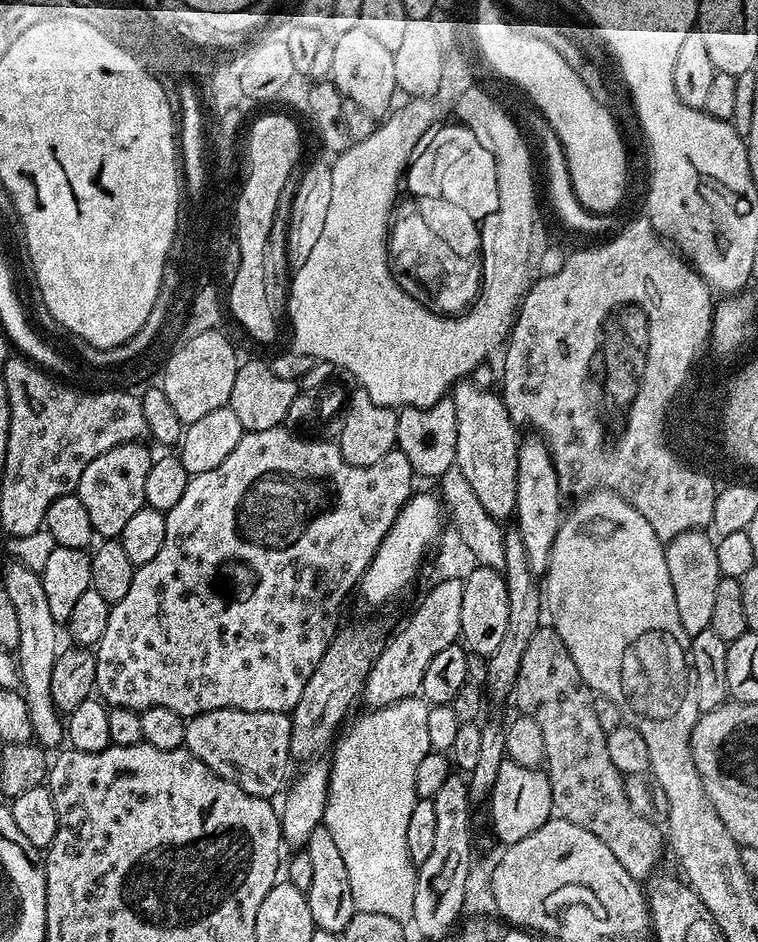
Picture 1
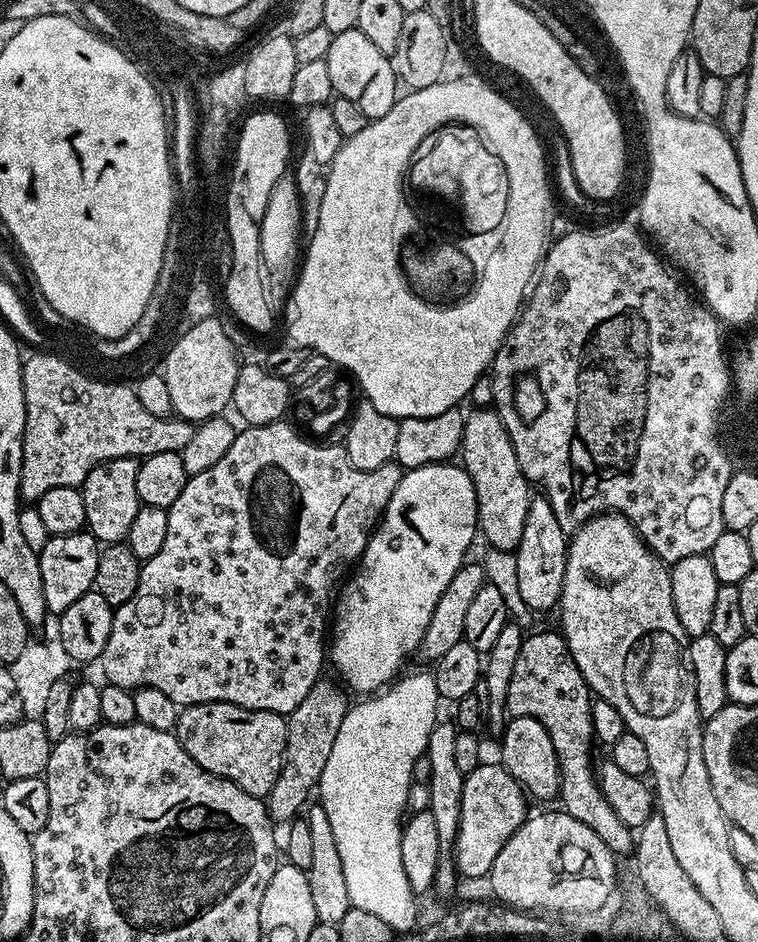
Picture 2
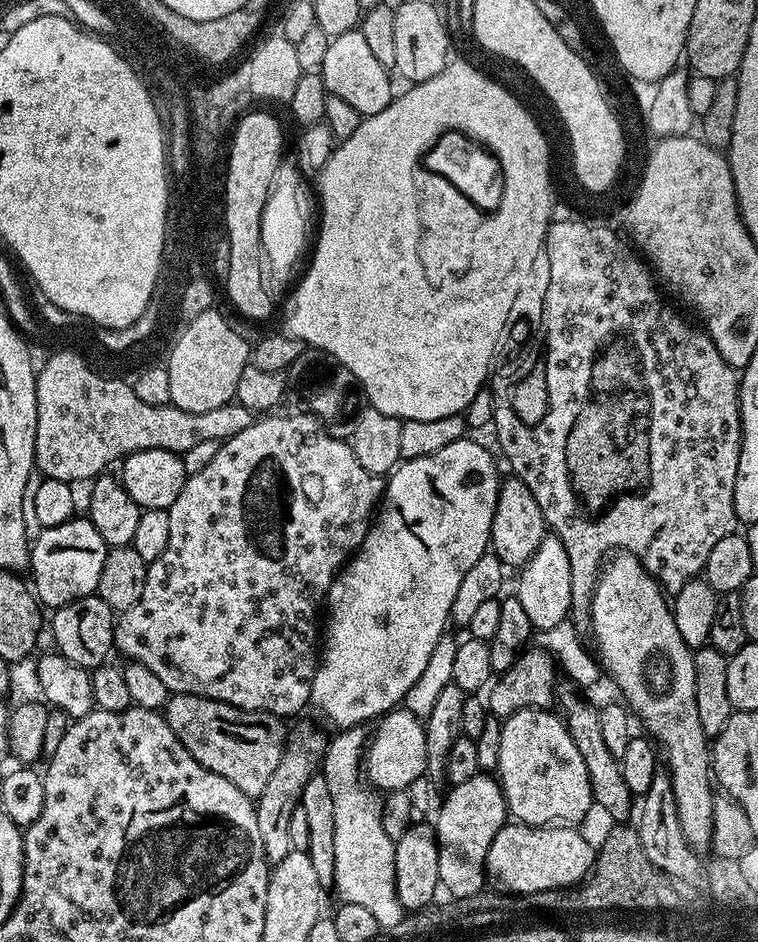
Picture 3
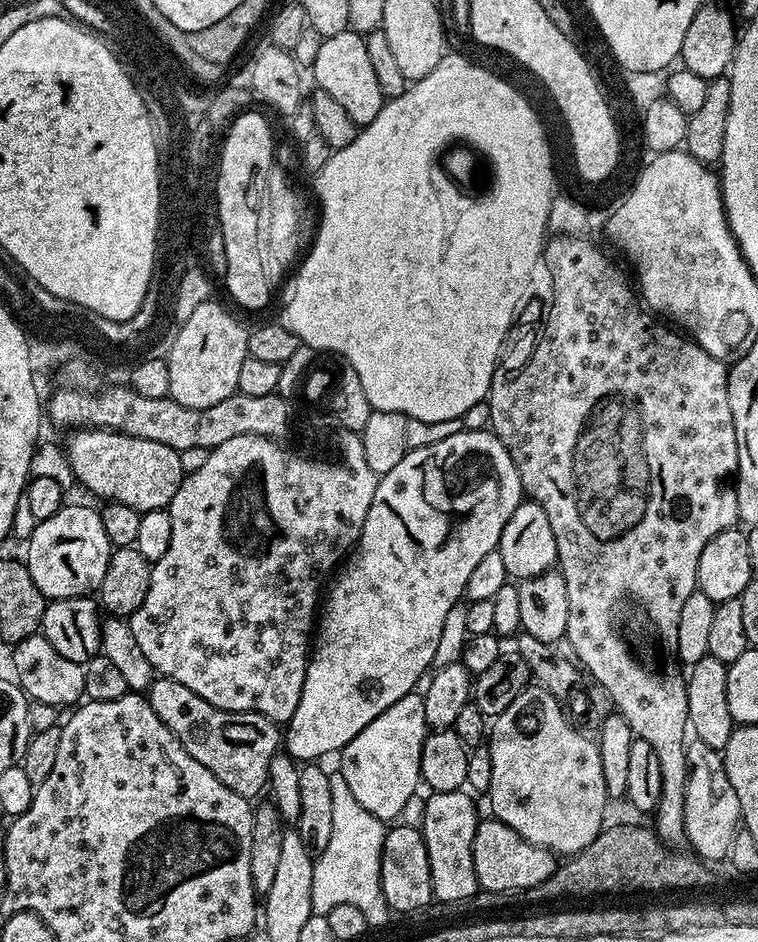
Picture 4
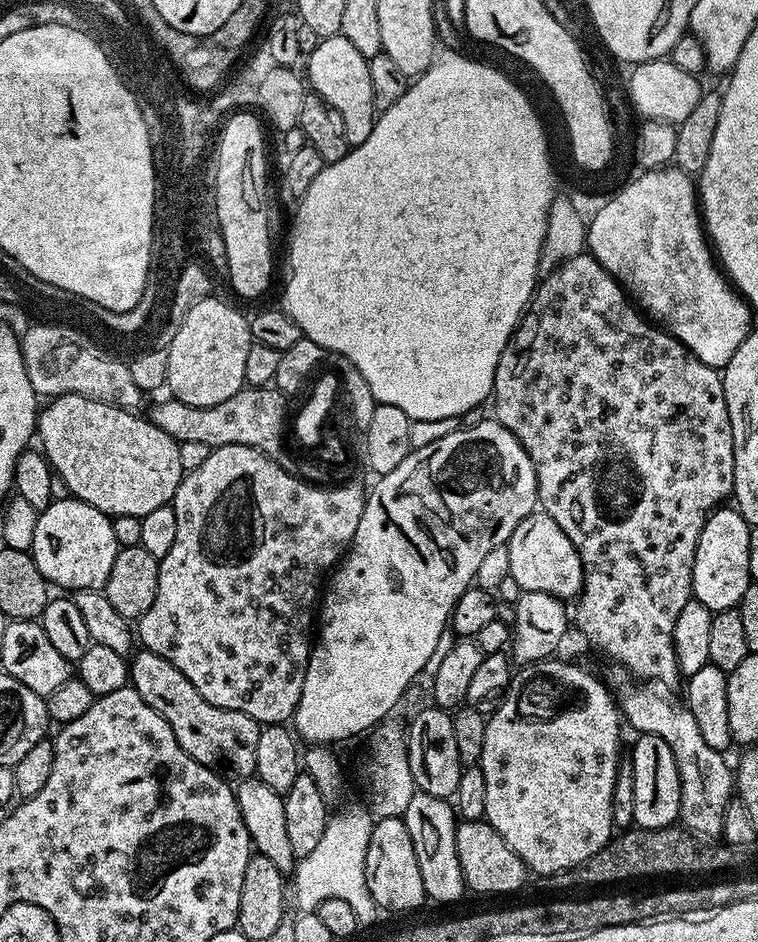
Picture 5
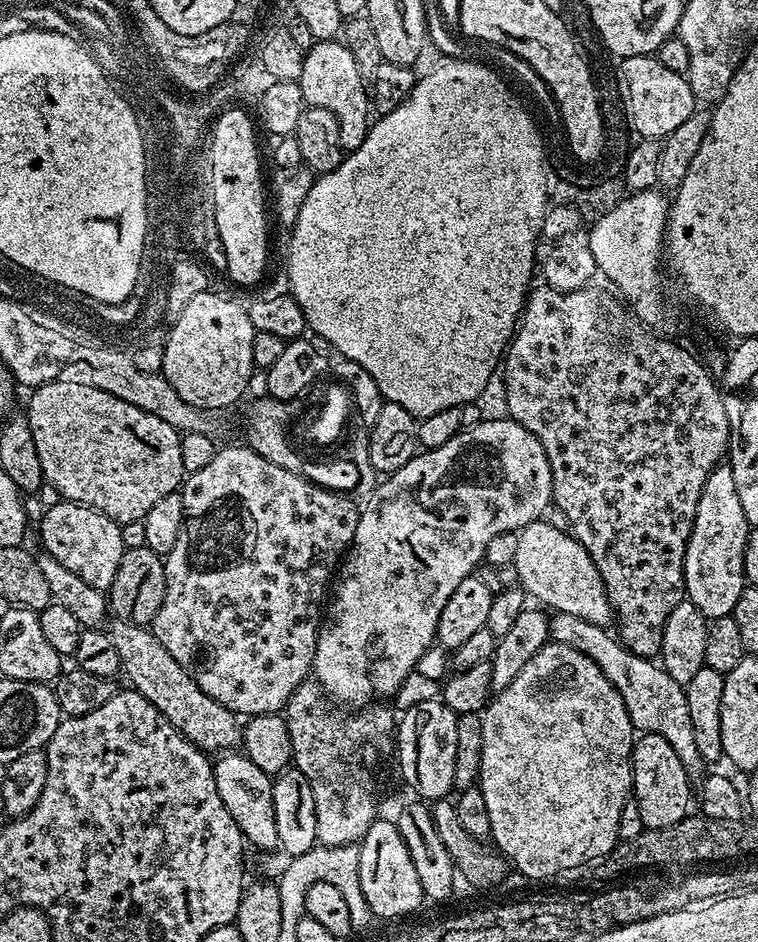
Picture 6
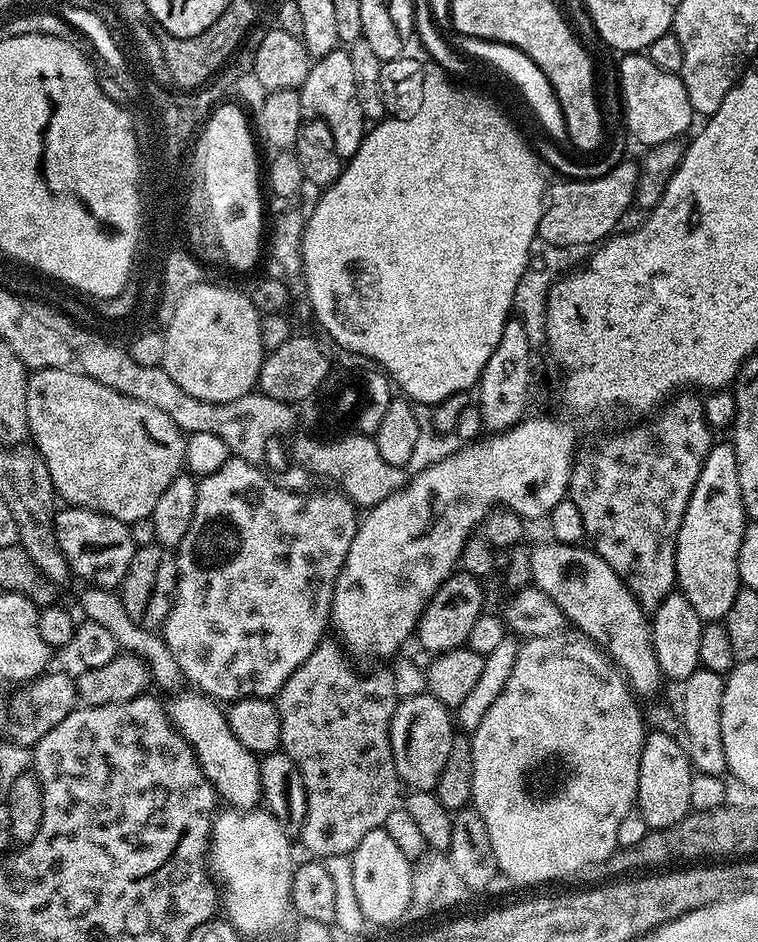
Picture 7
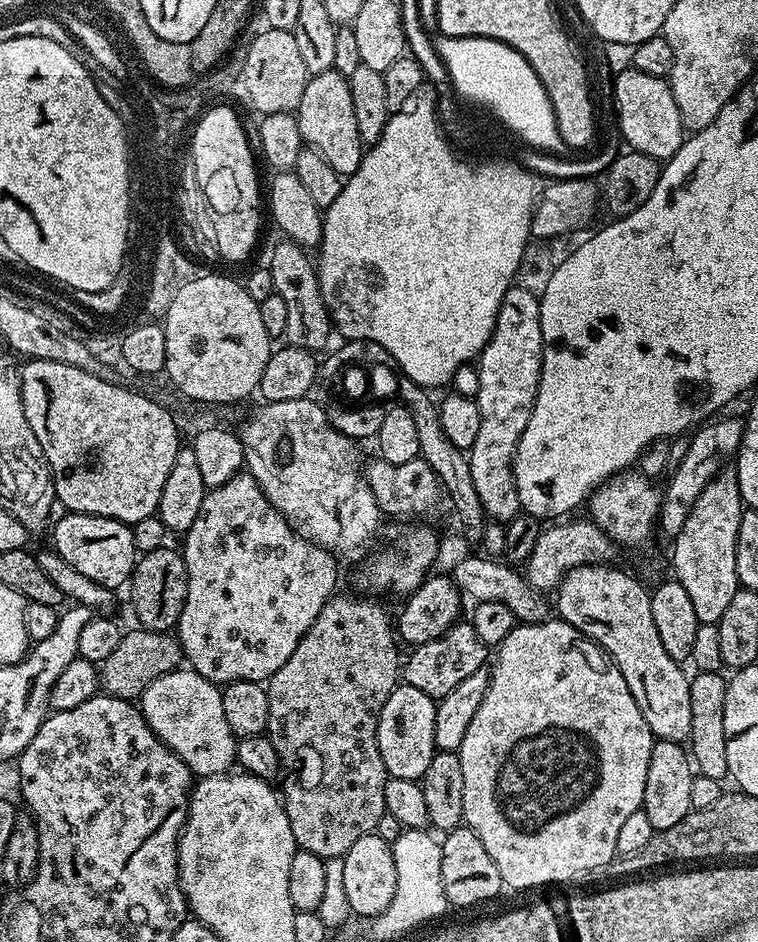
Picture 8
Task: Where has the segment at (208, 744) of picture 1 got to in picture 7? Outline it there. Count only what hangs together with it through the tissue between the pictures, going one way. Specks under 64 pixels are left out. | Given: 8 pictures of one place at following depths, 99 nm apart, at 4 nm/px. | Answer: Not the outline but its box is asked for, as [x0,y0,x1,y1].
[80,586,181,690]

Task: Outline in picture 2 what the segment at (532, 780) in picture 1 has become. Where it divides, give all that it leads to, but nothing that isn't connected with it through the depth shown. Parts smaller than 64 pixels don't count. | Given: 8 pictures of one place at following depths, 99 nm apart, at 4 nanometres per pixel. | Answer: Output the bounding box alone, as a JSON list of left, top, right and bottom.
[454,762,530,880]

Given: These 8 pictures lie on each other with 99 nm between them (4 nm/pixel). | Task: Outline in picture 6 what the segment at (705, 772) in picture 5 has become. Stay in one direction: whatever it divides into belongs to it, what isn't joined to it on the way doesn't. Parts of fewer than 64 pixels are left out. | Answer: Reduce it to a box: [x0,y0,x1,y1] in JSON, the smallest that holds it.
[548,612,706,781]

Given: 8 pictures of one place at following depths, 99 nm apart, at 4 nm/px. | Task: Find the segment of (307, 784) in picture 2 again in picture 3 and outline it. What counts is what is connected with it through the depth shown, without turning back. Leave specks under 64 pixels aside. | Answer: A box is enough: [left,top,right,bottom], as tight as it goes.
[255,728,329,866]

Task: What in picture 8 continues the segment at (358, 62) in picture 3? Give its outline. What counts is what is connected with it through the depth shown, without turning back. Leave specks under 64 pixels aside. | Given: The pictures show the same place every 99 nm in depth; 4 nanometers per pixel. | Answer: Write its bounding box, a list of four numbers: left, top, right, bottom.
[294,70,366,178]

